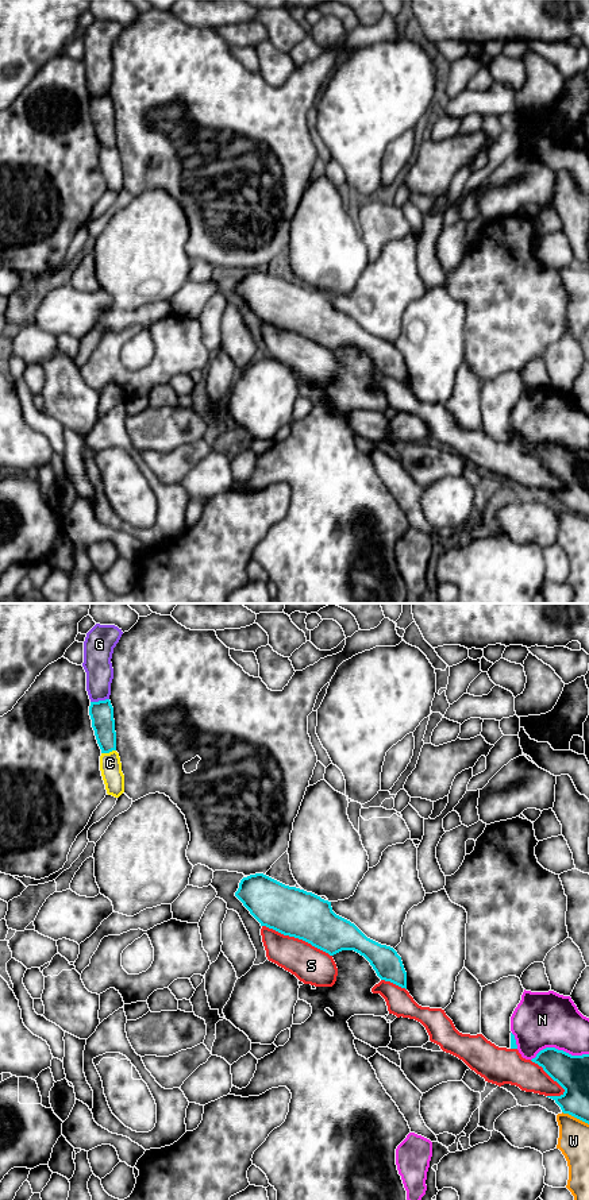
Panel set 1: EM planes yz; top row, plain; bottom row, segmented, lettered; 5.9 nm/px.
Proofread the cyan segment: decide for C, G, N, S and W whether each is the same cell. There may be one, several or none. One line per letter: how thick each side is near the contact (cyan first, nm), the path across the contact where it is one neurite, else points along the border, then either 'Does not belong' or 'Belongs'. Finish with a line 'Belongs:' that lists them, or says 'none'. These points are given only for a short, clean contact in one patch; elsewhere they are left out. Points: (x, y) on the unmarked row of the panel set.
C: Thickness 140 nm (cyan) against 130 nm. Does not belong
G: Thickness 140 nm (cyan) against 160 nm. Does not belong
N: Thickness 200 nm (cyan) against 340 nm. Does not belong
S: Thickness 280 nm (cyan) against 220 nm. Belongs
W: Thickness 190 nm (cyan) against 180 nm. Does not belong
Belongs: S

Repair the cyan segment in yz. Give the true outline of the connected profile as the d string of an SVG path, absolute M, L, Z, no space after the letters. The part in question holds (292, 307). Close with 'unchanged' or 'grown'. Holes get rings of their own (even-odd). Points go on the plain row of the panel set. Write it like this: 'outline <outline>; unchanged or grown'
outline M255 269L240 275L235 292L261 319L267 355L290 367L304 379L332 382L338 371L332 351L342 346L354 346L370 358L381 374L372 383L372 387L380 389L385 394L389 409L420 417L431 437L439 440L443 447L462 455L485 476L498 482L511 479L526 487L544 490L553 494L563 509L589 520L589 449L571 451L555 443L546 443L535 454L526 455L519 448L512 428L509 444L496 441L482 429L459 428L444 405L421 402L413 396L407 386L407 367L401 352L393 343L367 333L354 319L336 310L332 306L331 297L312 288L285 281L263 269Z; grown

